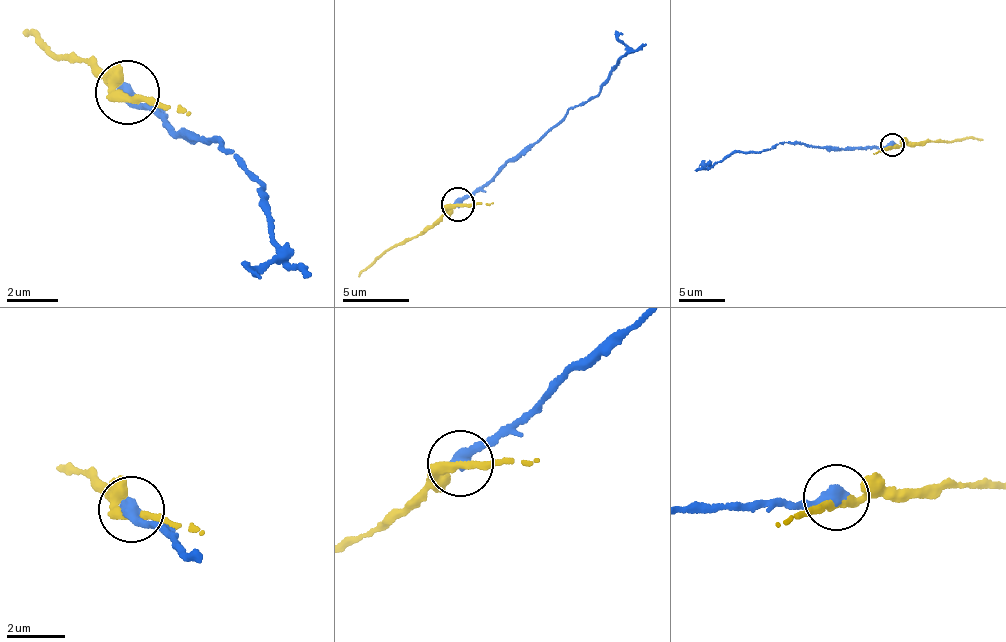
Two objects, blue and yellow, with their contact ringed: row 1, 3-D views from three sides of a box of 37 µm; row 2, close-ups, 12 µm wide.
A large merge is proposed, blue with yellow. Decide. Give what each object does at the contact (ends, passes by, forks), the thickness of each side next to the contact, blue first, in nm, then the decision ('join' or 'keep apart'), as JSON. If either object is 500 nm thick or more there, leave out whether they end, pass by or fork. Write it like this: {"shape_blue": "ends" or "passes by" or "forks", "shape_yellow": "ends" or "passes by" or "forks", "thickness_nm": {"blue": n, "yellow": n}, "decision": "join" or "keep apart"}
{"shape_blue": "ends", "shape_yellow": "passes by", "thickness_nm": {"blue": 440, "yellow": 280}, "decision": "keep apart"}

